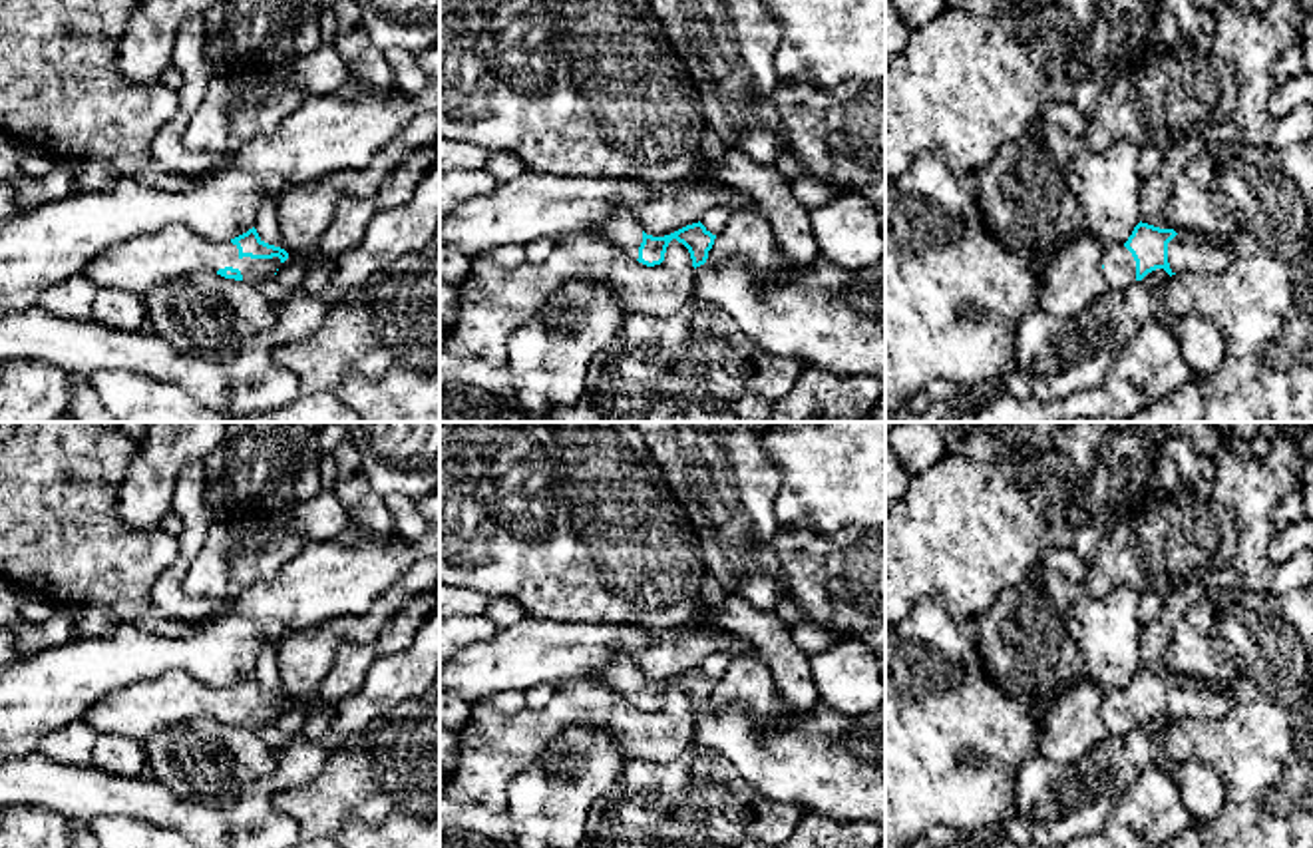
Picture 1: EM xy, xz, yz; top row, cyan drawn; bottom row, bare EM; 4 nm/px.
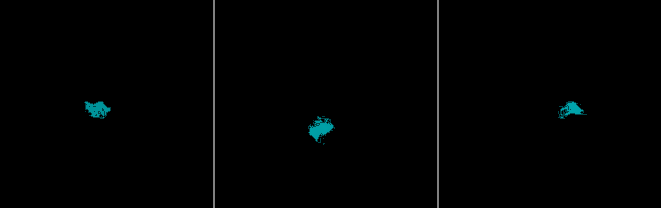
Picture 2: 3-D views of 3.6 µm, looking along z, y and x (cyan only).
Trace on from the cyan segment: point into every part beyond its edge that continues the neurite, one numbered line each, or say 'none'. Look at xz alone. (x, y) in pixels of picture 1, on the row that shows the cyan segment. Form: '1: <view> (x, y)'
1: xz (623, 229)
2: xz (830, 317)

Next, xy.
1: xy (142, 263)

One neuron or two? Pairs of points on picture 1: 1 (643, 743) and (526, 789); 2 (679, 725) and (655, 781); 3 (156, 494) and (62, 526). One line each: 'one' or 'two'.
1: two
2: two
3: two

